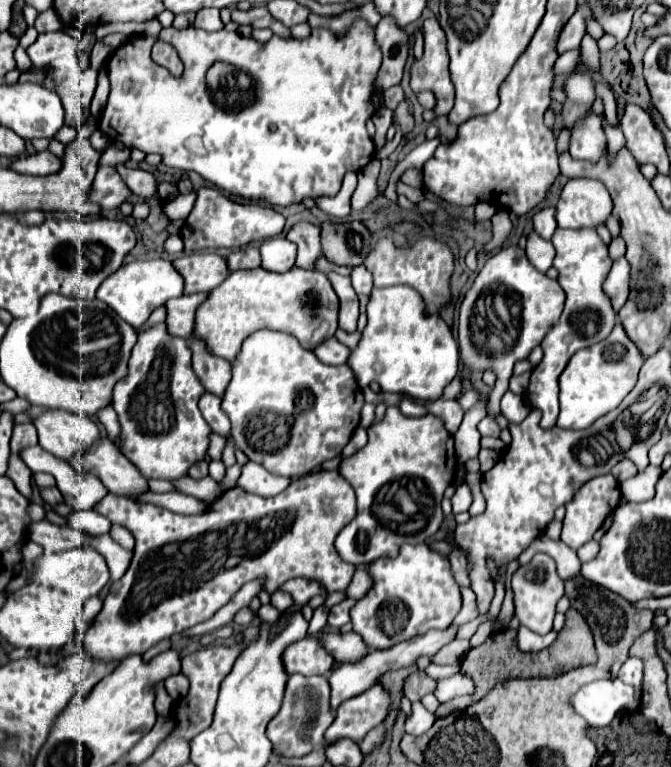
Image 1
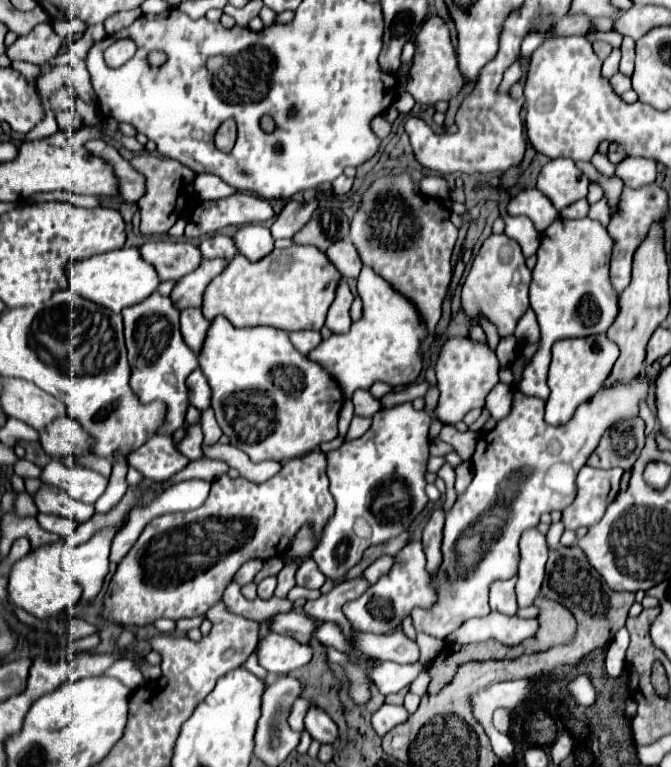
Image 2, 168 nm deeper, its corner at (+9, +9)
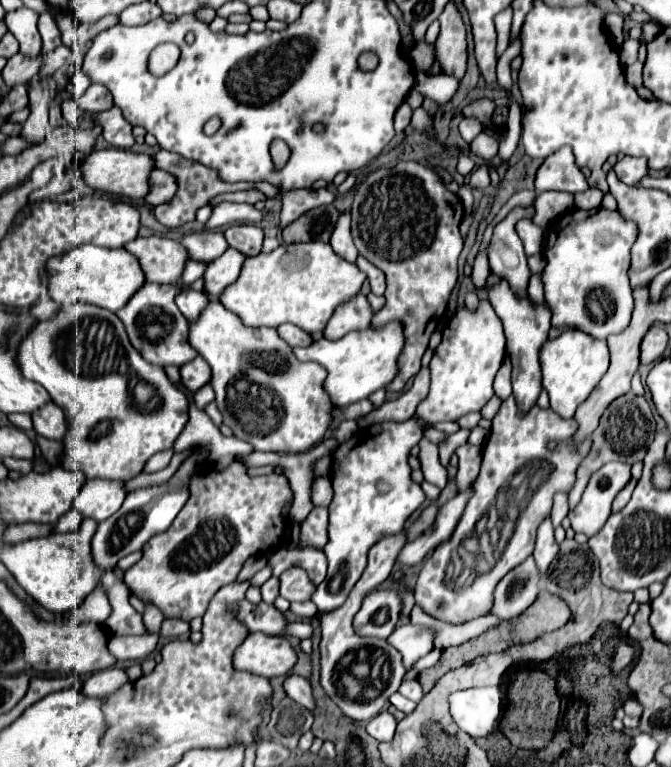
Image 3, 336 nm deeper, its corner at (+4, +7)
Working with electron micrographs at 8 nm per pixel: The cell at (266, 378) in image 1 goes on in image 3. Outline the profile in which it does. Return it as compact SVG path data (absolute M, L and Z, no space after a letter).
M212 300L200 314L198 322L190 326L190 344L212 368L210 384L216 394L218 410L224 416L224 424L236 438L252 444L254 450L260 452L298 454L312 450L328 436L334 422L334 404L324 390L326 370L316 362L300 362L294 358L292 348L276 334L274 328L248 328L236 314Z

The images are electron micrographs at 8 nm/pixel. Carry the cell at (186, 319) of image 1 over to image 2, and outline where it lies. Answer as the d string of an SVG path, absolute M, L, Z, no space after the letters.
M215 258L215 260L203 260L195 272L183 276L183 280L177 282L175 290L171 292L173 304L179 310L191 308L191 306L201 306L205 288L225 268L227 268L227 260L219 260L219 258Z

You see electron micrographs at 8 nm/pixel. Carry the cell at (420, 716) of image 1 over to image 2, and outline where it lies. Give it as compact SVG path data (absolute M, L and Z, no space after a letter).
M383 704L371 718L371 726L373 730L383 736L385 732L389 732L391 728L395 728L397 724L401 724L403 720L407 720L407 710L403 706L389 706L389 704Z

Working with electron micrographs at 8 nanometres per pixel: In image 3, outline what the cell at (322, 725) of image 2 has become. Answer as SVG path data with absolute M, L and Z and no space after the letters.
M288 676L284 682L284 690L288 694L288 698L292 698L294 702L298 702L300 706L308 708L308 710L316 710L316 702L312 698L312 686L306 678L300 676Z

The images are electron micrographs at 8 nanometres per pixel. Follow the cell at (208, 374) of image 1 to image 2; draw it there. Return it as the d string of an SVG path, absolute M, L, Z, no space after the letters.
M185 308L181 310L181 334L185 344L199 354L199 348L203 344L203 336L207 334L209 320L203 316L201 308Z

